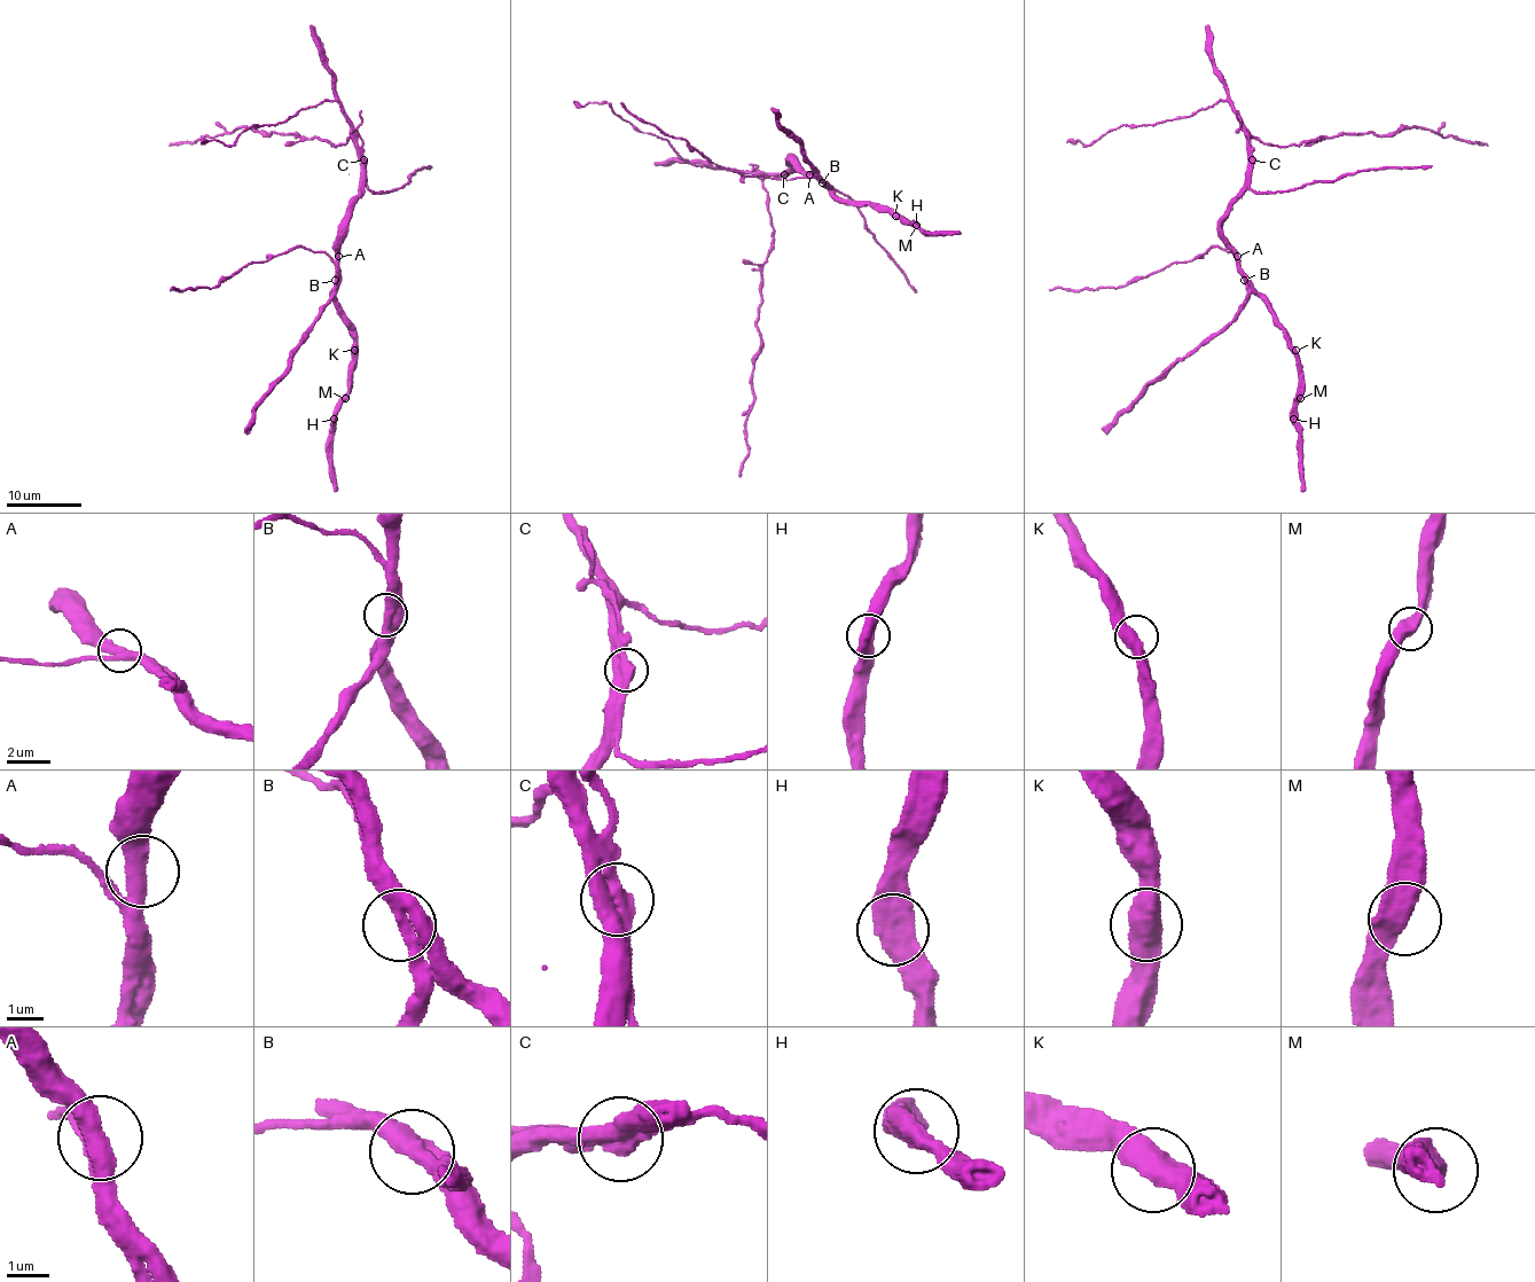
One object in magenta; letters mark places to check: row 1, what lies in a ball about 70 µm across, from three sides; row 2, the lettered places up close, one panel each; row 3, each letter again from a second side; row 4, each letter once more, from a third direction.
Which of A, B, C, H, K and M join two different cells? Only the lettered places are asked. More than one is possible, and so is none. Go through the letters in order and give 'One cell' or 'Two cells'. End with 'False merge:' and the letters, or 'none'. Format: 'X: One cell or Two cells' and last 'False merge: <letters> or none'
A: One cell
B: One cell
C: Two cells
H: One cell
K: One cell
M: One cell
False merge: C

